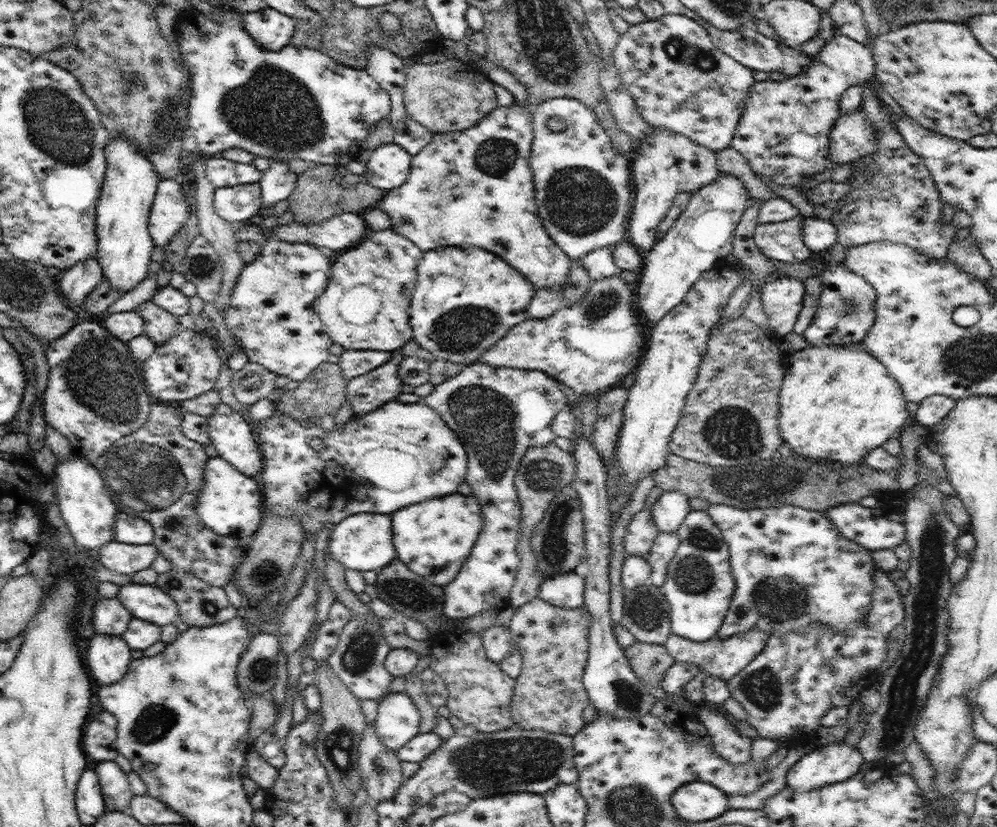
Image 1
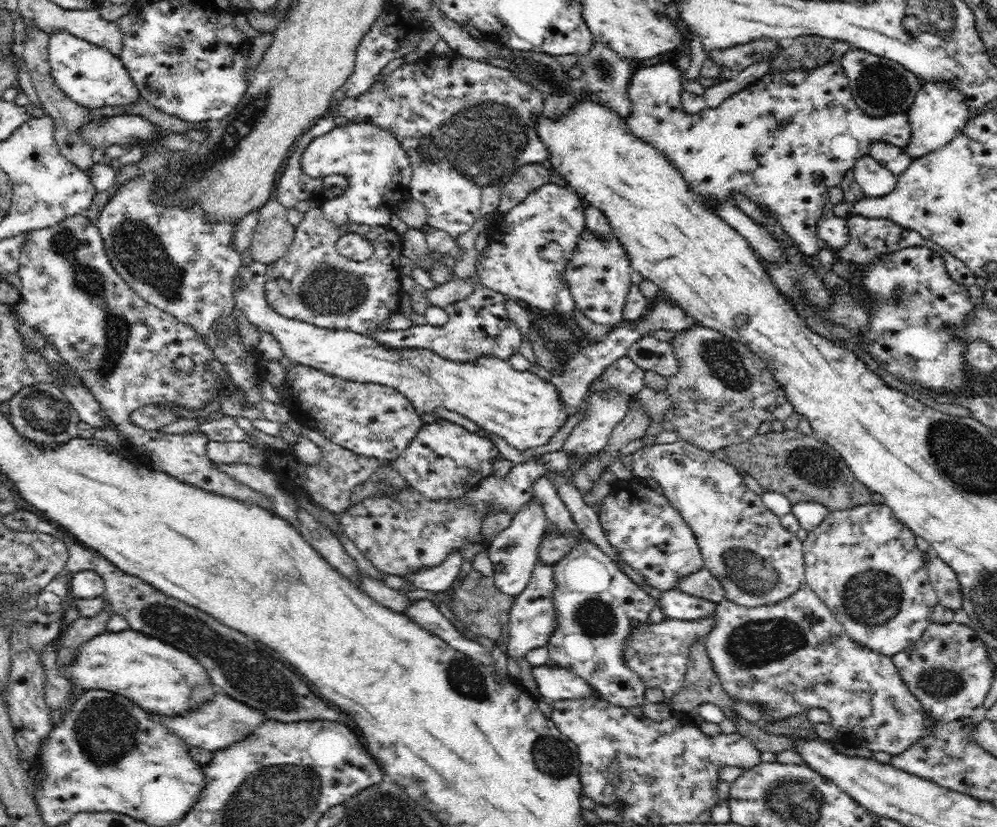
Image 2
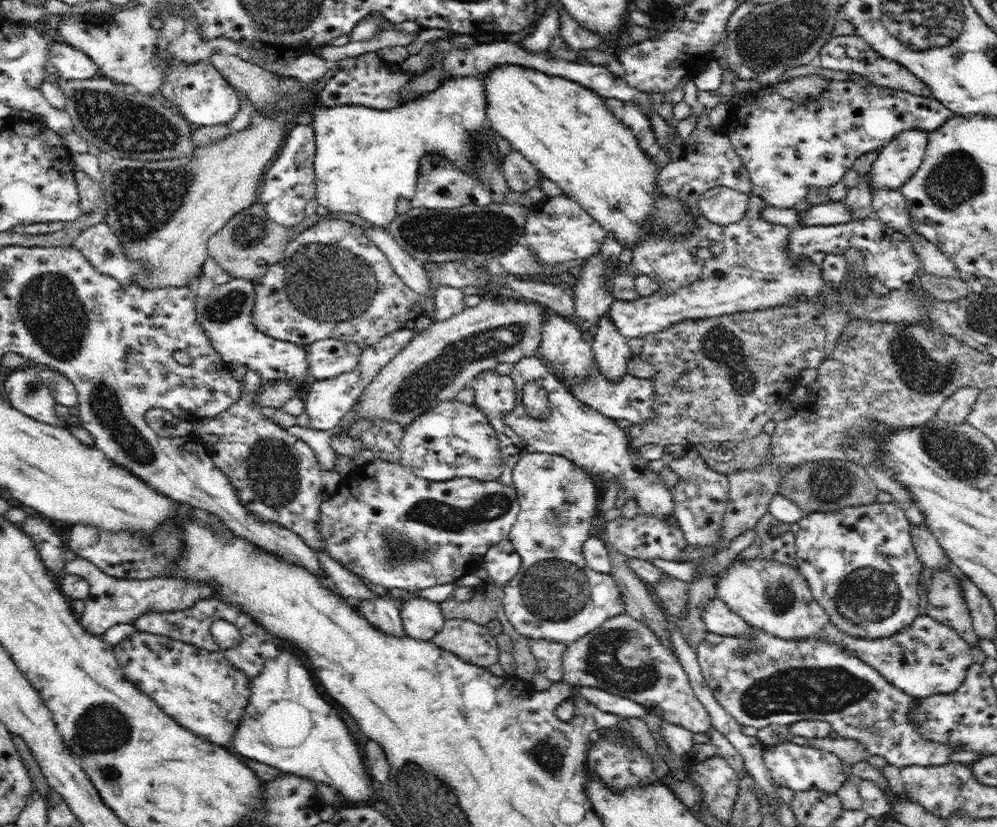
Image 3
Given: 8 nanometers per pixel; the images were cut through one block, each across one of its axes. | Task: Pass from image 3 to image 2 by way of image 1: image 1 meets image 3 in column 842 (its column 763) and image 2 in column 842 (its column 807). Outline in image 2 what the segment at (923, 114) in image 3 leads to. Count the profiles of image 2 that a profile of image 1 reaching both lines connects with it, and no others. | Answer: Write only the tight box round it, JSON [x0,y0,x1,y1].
[625,57,911,256]

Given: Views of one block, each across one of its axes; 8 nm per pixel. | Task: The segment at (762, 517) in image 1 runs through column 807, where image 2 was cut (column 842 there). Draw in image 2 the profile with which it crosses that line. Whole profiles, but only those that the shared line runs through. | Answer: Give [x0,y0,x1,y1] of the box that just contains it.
[803,503,939,657]

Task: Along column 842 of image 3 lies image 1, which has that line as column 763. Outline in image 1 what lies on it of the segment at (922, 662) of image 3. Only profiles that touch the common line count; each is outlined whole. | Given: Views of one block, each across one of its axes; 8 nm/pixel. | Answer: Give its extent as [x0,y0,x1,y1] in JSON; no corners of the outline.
[664,630,769,682]

